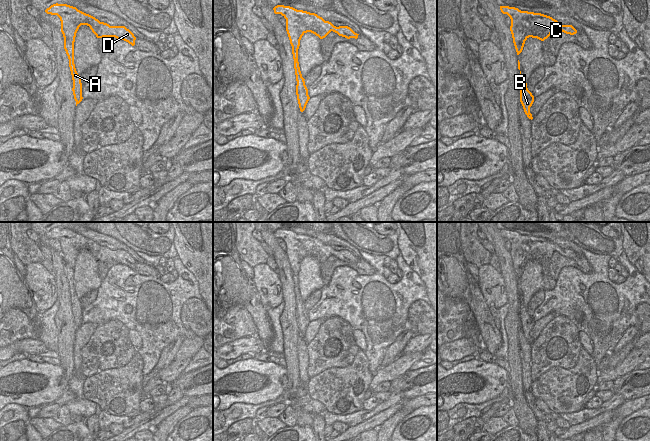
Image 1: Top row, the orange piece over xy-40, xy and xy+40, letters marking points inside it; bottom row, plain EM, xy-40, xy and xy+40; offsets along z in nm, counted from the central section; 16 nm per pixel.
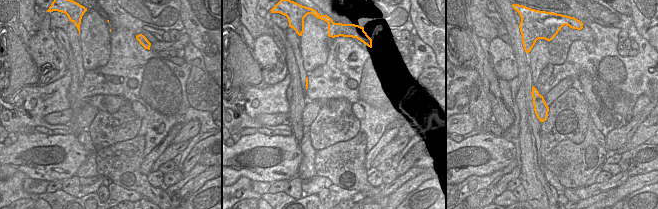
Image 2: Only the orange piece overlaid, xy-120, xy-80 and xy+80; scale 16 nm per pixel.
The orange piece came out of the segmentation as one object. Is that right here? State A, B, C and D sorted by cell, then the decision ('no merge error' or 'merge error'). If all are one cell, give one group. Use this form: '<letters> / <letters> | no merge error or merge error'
A B / C D | merge error

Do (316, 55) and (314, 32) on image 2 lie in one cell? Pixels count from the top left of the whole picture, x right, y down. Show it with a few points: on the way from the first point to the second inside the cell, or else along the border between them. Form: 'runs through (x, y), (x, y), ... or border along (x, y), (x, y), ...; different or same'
runs through (315, 49), (315, 38); same

